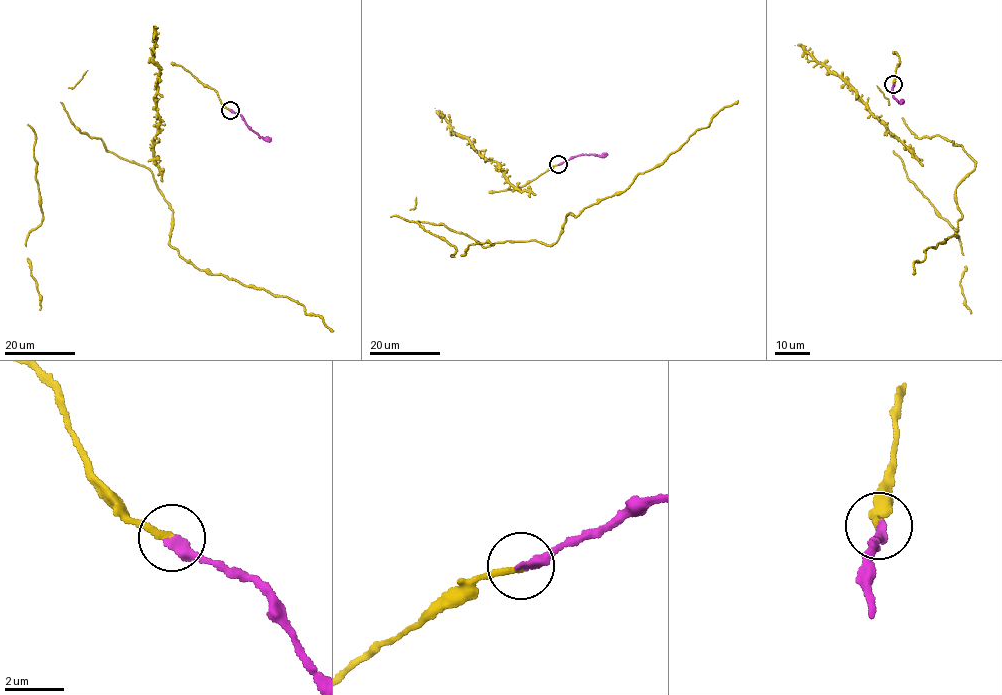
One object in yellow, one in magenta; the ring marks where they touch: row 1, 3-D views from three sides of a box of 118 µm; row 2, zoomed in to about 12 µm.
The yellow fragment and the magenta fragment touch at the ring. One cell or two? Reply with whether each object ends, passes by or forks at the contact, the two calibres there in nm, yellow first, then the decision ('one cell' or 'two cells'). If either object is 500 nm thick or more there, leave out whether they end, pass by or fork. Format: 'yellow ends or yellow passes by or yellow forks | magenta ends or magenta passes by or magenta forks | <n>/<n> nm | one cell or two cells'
yellow ends | magenta ends | 200/340 nm | one cell

